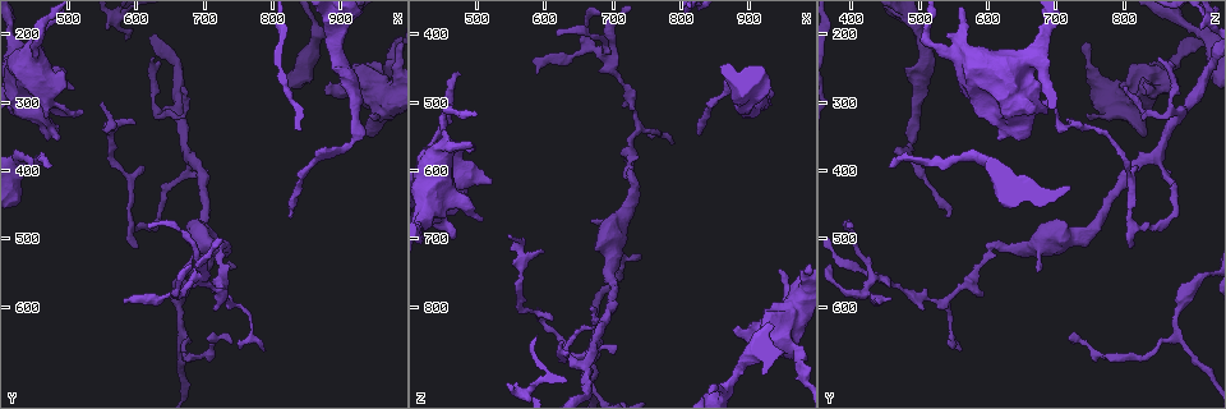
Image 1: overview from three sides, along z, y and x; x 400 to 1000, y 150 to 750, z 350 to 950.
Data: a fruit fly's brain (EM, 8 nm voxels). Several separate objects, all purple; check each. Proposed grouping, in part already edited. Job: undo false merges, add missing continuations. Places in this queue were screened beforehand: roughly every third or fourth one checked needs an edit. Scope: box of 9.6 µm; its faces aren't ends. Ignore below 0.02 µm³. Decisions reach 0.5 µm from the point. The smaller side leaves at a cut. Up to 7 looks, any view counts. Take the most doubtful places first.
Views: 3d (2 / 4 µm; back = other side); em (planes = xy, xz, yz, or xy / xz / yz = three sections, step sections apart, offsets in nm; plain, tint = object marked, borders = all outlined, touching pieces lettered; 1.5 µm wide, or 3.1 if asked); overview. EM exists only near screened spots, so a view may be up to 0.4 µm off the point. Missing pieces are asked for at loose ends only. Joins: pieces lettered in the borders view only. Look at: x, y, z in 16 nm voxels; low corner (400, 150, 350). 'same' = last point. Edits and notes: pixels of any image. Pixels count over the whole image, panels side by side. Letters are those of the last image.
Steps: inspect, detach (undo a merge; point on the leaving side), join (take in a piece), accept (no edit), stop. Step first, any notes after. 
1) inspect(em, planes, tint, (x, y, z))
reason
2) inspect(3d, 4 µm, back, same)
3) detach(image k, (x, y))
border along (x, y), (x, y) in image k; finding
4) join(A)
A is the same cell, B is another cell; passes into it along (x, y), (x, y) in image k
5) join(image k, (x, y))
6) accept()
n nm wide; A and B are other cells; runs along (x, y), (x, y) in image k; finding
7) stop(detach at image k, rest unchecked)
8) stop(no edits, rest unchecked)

inspect(3d, 4 µm, (695, 560, 435))
four arms meet

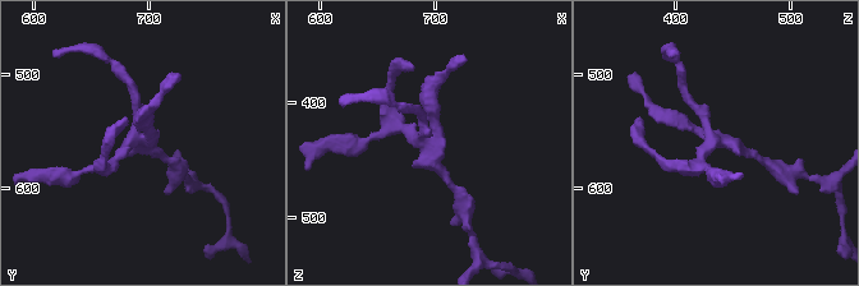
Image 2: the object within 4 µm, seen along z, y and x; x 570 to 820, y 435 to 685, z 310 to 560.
inspect(em, planes, borders, (698, 558, 436))
4 arms

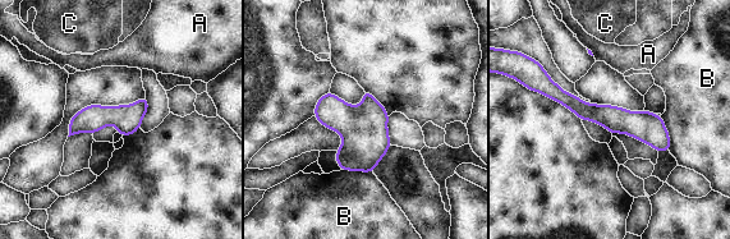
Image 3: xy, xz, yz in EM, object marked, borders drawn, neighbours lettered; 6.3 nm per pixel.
accept()
160 nm wide; B touches over 240 nm; A, B and C are other cells; all the same cell

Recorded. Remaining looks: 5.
inspect(em, planes, borders, (710, 405, 860))

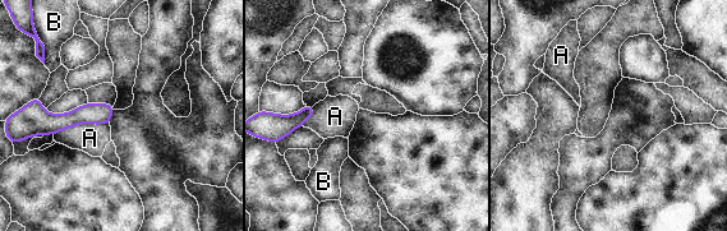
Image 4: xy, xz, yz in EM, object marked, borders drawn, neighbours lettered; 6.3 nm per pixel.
accept()
140 nm wide; A touches over 360 nm; A and B are other cells; none of them fits

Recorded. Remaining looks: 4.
inspect(3d, 4 µm, (945, 350, 835))
free end

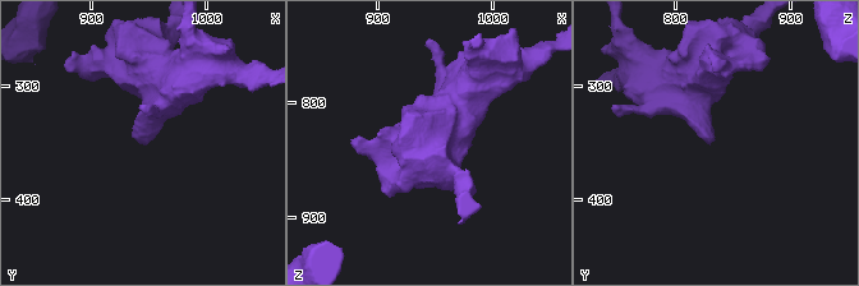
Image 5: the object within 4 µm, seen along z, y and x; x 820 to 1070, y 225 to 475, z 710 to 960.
inspect(em, planes, borders, (940, 348, 836))
need the tissue

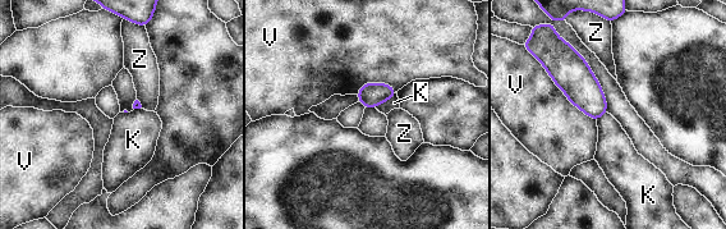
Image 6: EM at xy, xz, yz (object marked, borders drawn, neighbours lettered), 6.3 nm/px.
accept()
V touches over 500 nm; K, V and Z are other cells; border along (396, 94), (376, 108) in image 6; no lettered piece goes on from it

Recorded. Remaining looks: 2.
stop(no edits, rest unchecked)

